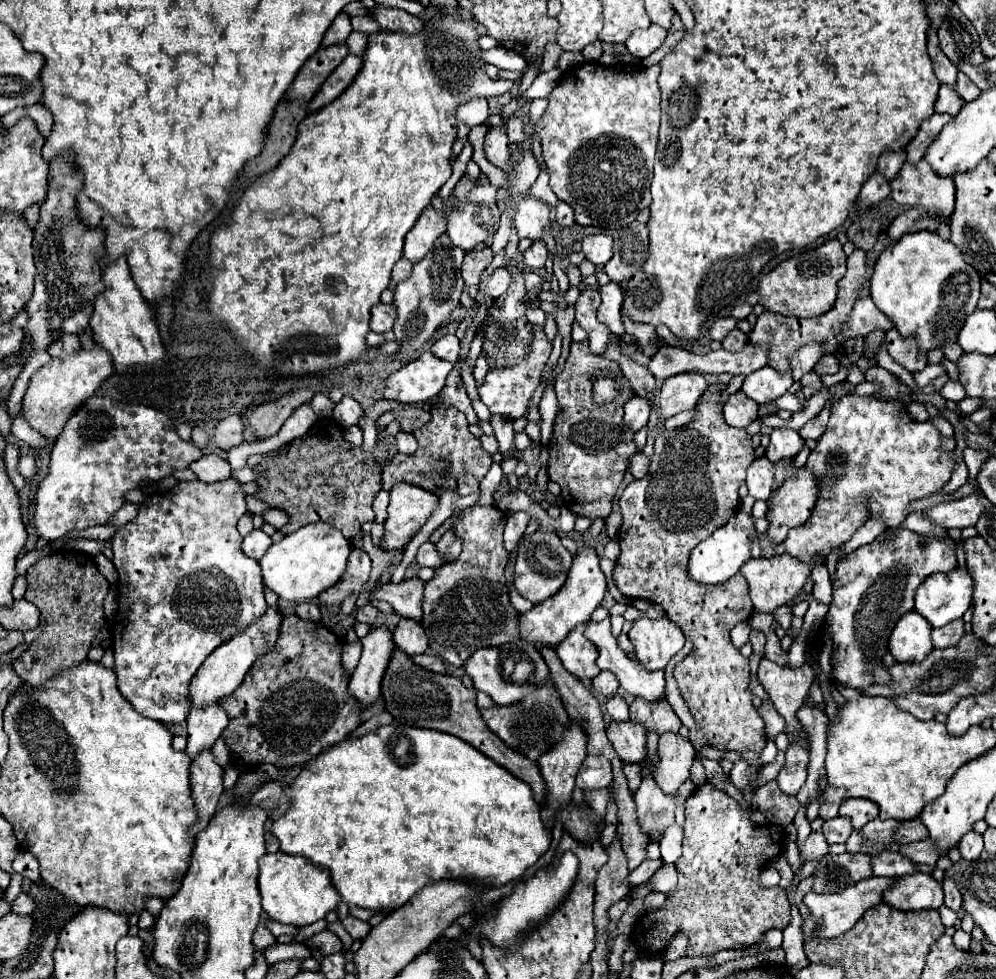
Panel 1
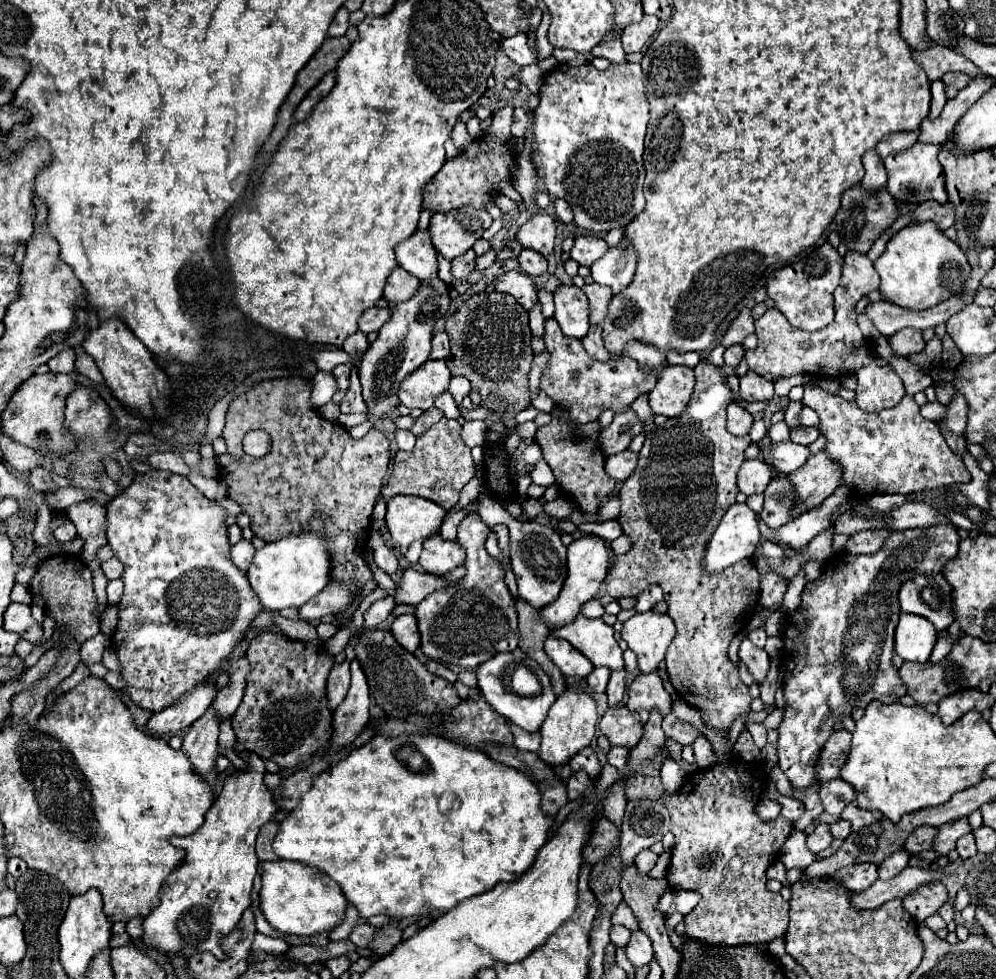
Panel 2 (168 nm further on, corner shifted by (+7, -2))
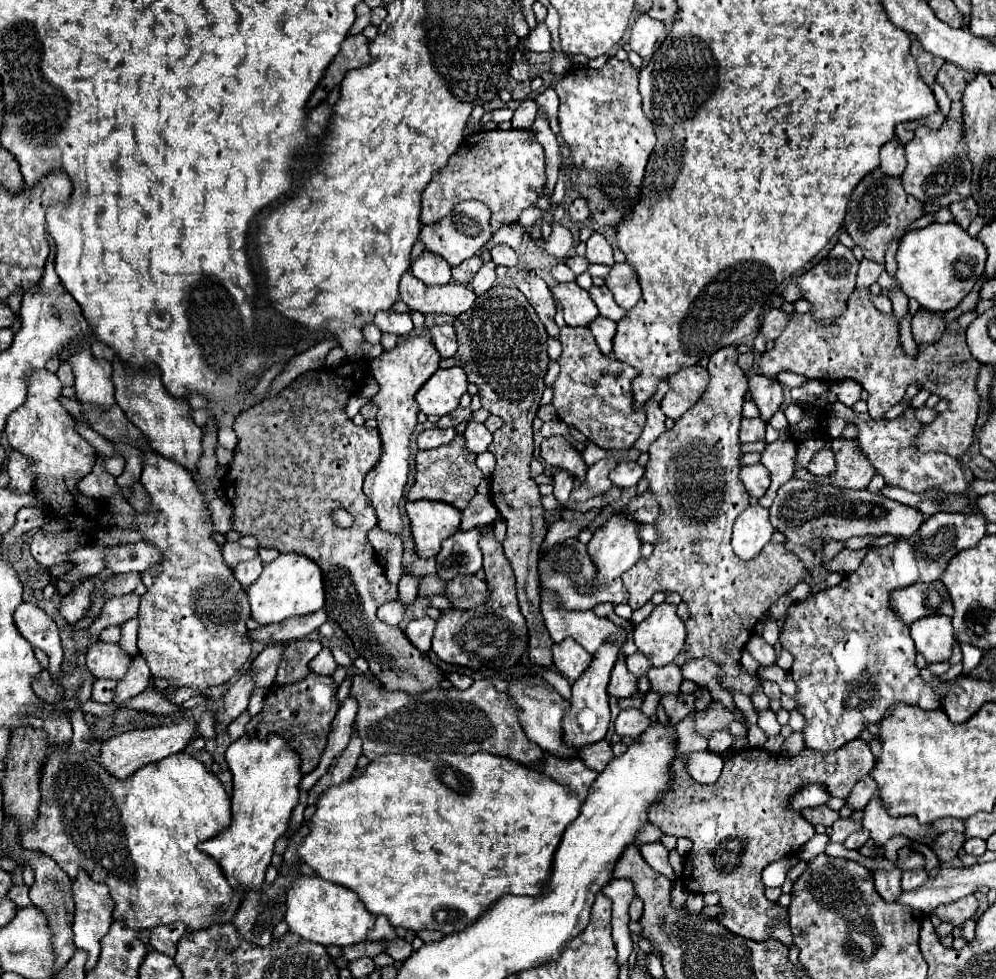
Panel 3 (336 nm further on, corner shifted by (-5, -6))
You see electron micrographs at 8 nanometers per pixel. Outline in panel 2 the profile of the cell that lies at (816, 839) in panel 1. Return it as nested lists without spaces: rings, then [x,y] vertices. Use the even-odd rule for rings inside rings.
[[[818,824],[816,830],[812,834],[808,834],[808,838],[806,838],[806,846],[814,854],[818,854],[820,850],[826,850],[830,846],[830,842],[832,842],[832,834],[828,830],[828,824]]]

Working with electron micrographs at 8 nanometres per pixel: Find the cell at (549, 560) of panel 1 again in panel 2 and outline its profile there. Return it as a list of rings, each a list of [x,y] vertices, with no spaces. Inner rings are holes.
[[[480,494],[478,500],[480,500],[478,514],[484,522],[504,522],[510,530],[510,558],[512,558],[512,572],[516,574],[518,582],[518,598],[526,600],[536,610],[554,602],[566,580],[566,546],[560,542],[560,534],[550,526],[530,520],[520,522],[512,518],[496,498]]]

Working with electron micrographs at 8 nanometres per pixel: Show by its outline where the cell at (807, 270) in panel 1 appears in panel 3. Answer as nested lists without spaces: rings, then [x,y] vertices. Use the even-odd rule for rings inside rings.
[[[836,244],[830,254],[818,262],[812,270],[804,272],[796,284],[802,290],[802,298],[806,298],[812,304],[812,314],[818,322],[822,324],[832,324],[834,318],[846,308],[846,300],[848,296],[854,292],[856,288],[856,272],[858,272],[860,262],[854,258],[852,250],[846,248],[844,244]]]

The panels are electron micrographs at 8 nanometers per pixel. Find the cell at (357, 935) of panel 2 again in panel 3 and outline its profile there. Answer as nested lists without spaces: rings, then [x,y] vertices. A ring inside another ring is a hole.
[[[398,938],[398,940],[388,940],[388,948],[386,948],[386,954],[390,954],[396,962],[404,962],[410,954],[412,954],[412,946]]]

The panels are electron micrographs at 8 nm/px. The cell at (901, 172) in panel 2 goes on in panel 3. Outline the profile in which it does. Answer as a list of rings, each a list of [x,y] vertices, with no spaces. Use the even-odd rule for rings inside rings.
[[[952,102],[952,108],[938,130],[932,128],[918,128],[914,138],[906,144],[906,160],[908,166],[902,174],[902,184],[908,194],[918,198],[926,212],[936,212],[948,208],[950,204],[970,196],[970,174],[972,166],[966,158],[964,146],[964,126],[962,126],[962,102]]]

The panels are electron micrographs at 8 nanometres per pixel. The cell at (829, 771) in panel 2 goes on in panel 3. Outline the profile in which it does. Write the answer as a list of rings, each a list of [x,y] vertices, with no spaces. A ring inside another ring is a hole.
[[[856,738],[830,754],[818,754],[816,750],[810,750],[804,746],[802,752],[792,758],[782,756],[782,754],[772,754],[764,748],[744,748],[740,752],[726,750],[726,752],[720,752],[720,756],[724,758],[724,770],[718,782],[700,784],[692,780],[692,776],[686,770],[686,754],[680,754],[672,764],[674,786],[662,802],[650,808],[648,818],[664,834],[686,836],[692,840],[694,846],[686,856],[684,872],[680,878],[684,888],[694,894],[718,892],[720,904],[724,906],[724,912],[718,916],[720,924],[724,924],[732,934],[738,934],[742,938],[768,940],[770,930],[776,924],[776,920],[786,920],[786,908],[774,902],[768,902],[764,898],[764,884],[760,882],[760,874],[770,862],[798,852],[798,848],[802,848],[816,834],[814,826],[798,810],[790,808],[790,798],[798,790],[802,790],[806,784],[820,784],[820,786],[826,786],[830,794],[836,794],[838,798],[846,800],[854,784],[866,774],[870,774],[876,758],[870,752],[870,746],[862,738]]]

